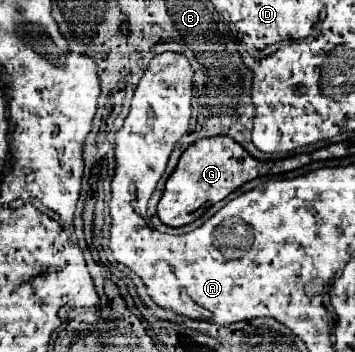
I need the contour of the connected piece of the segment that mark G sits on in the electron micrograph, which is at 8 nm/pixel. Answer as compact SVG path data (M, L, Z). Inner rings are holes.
M226 135L200 139L182 153L174 173L166 181L164 195L158 203L158 217L162 219L162 223L166 223L170 227L188 225L188 223L196 221L198 217L202 217L204 209L222 201L232 191L236 191L244 183L252 181L254 177L266 175L266 173L286 173L286 171L292 171L306 163L310 163L308 155L296 155L296 157L288 157L288 159L280 159L280 161L258 161L258 159L250 157L242 145L234 143L234 139L230 139Z

